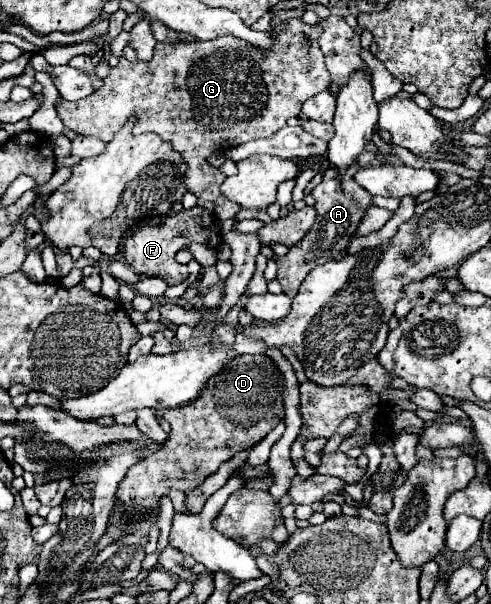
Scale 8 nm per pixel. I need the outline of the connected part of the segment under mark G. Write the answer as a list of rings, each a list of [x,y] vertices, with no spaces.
[[[291,18],[287,22],[283,22],[279,28],[273,30],[273,38],[275,38],[275,44],[269,52],[261,52],[257,48],[253,48],[251,44],[245,44],[245,40],[239,40],[235,36],[221,36],[221,38],[215,38],[215,40],[209,40],[209,42],[191,42],[191,44],[183,44],[183,42],[177,42],[177,44],[157,44],[154,49],[153,58],[149,62],[129,62],[125,58],[119,58],[119,64],[109,68],[109,74],[107,74],[107,100],[95,100],[95,110],[99,110],[101,116],[59,116],[63,120],[63,124],[73,130],[75,134],[79,136],[95,136],[103,142],[109,142],[113,138],[113,134],[127,122],[129,116],[137,116],[139,122],[135,124],[133,132],[135,134],[141,134],[141,132],[157,132],[163,140],[169,140],[173,144],[173,148],[185,158],[189,170],[185,174],[185,184],[187,184],[187,190],[193,192],[199,200],[217,200],[219,196],[223,196],[221,192],[221,184],[226,176],[222,174],[218,169],[213,168],[207,164],[207,156],[211,156],[213,152],[223,152],[227,148],[233,148],[237,144],[243,144],[243,142],[249,142],[249,140],[255,140],[255,138],[267,138],[271,134],[275,134],[279,128],[285,126],[285,120],[291,118],[291,116],[299,116],[301,112],[301,106],[307,98],[315,96],[317,92],[323,92],[329,88],[331,84],[331,76],[325,68],[325,62],[323,62],[323,54],[317,46],[317,38],[319,38],[319,30],[309,26],[309,24],[303,24],[299,18]]]

